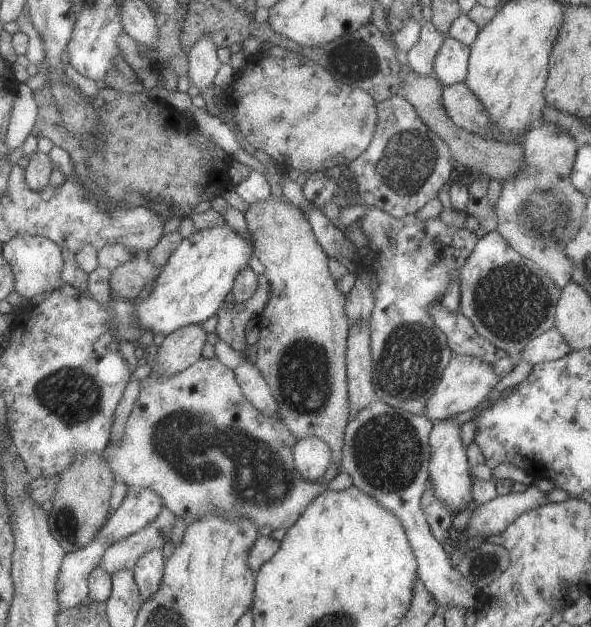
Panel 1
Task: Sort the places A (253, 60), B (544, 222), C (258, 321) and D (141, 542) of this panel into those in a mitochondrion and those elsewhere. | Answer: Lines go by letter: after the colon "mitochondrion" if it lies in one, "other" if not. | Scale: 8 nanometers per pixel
A: other
B: mitochondrion
C: other
D: other

